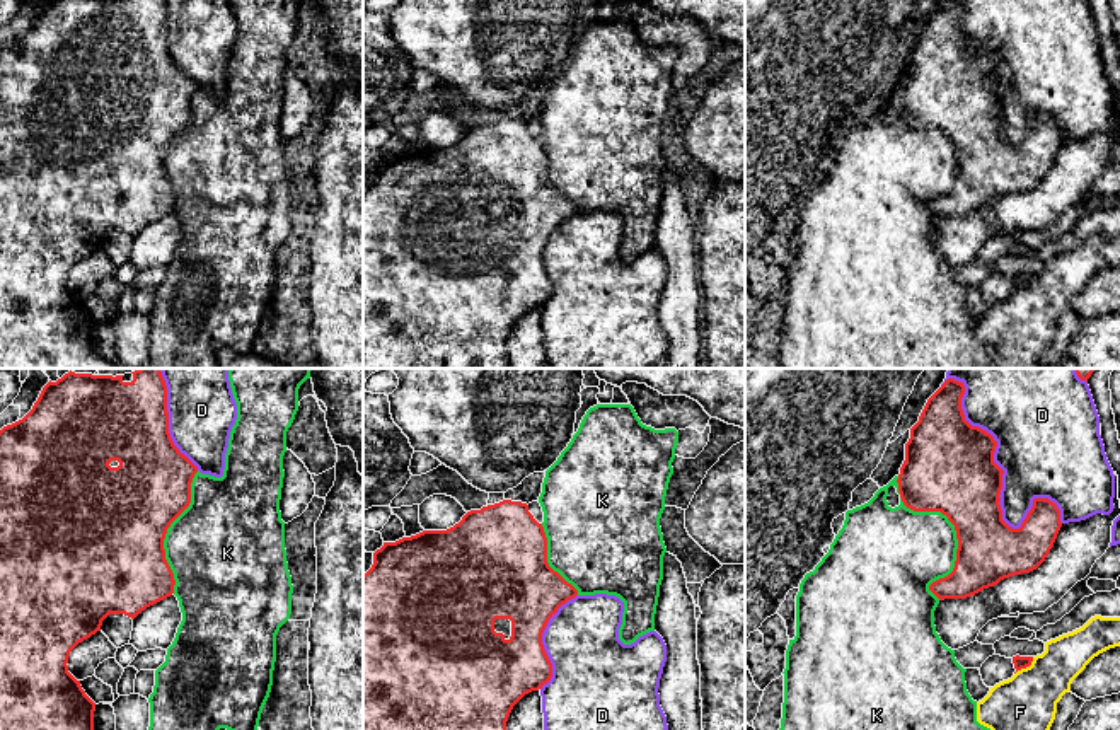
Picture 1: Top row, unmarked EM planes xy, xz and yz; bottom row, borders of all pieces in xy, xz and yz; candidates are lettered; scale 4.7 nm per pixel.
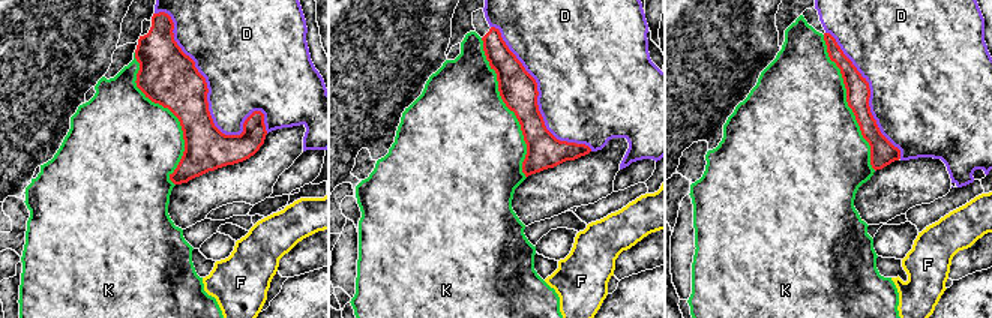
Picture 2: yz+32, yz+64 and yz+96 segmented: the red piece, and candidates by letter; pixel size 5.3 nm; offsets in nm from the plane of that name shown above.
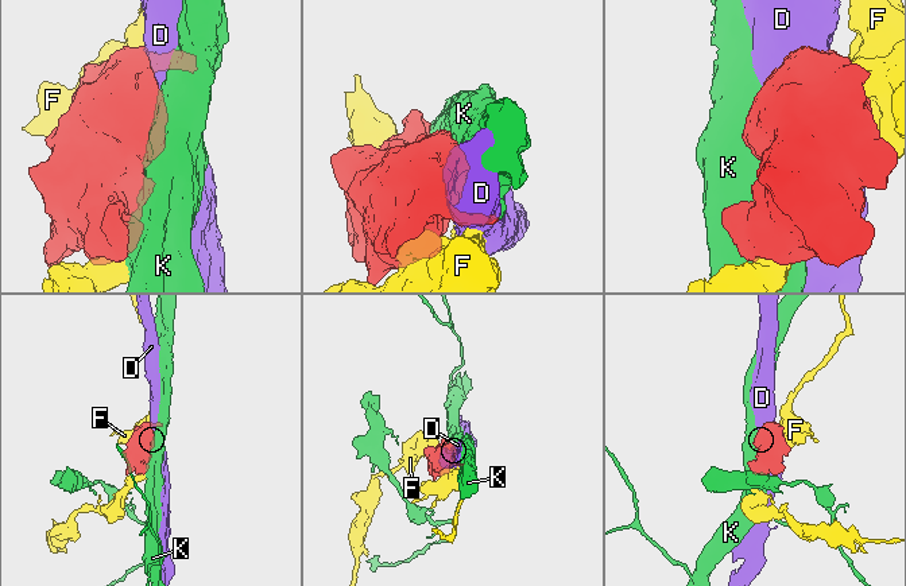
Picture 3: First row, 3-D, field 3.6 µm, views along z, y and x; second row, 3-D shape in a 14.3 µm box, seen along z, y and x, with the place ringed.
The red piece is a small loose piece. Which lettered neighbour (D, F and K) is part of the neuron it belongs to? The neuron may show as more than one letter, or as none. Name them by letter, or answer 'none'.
K

